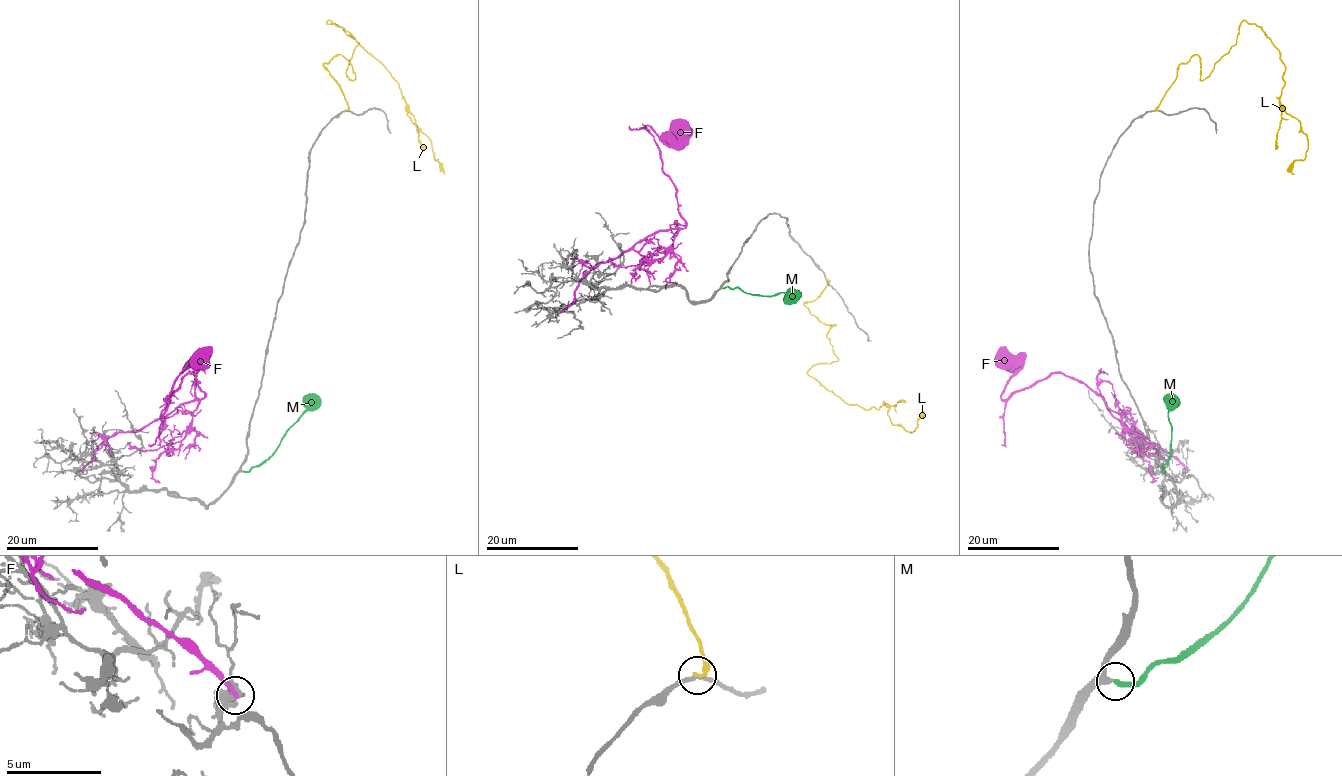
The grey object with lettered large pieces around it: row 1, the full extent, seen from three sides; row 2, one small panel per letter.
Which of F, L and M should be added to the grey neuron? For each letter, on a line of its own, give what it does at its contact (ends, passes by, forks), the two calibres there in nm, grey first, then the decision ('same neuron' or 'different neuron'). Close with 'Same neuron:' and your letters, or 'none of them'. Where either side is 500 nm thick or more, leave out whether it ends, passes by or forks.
F: it ends there; 440 nm thick on the grey side, 320 nm on the other; different neuron
L: it ends there; 190 nm thick on the grey side, 260 nm on the other; different neuron
M: it ends there; 280 nm thick on the grey side, 220 nm on the other; same neuron
Same neuron: M

